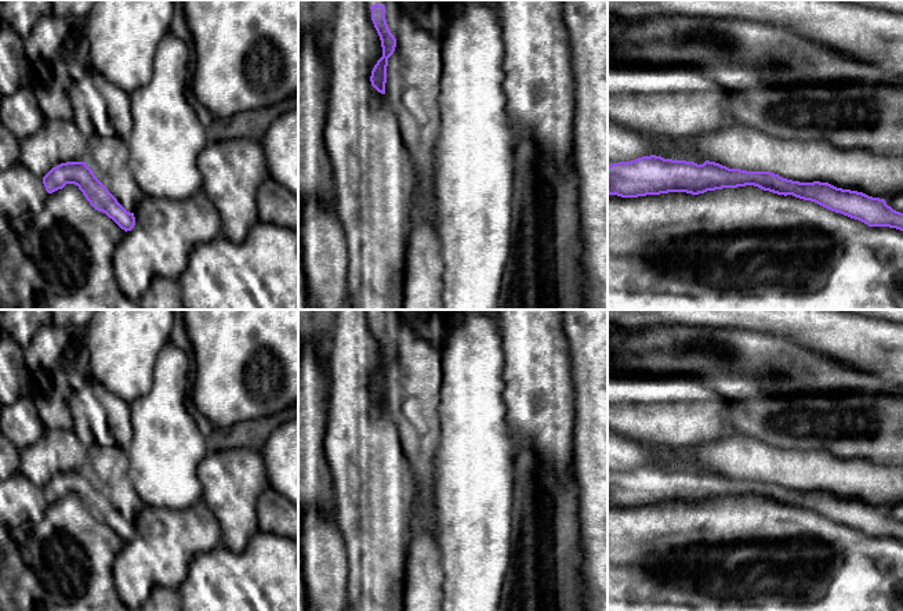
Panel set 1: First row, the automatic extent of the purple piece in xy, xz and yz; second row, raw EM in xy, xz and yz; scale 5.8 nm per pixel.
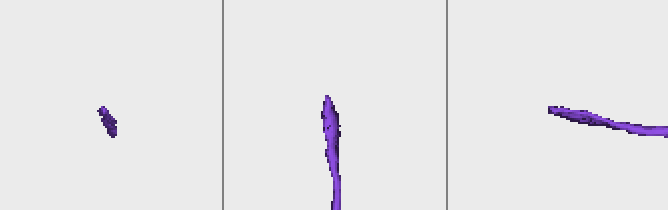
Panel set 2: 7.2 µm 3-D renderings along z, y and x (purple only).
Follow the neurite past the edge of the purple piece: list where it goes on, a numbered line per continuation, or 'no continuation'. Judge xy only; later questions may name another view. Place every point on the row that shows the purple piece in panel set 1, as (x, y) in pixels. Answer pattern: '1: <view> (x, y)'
no continuation

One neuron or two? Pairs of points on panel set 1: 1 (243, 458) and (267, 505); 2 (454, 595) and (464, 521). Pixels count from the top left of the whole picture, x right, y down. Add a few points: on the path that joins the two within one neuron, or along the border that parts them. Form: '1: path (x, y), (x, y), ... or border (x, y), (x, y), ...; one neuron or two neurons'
1: border (268, 485), (258, 496), (256, 505), (257, 525); two neurons
2: path (464, 577), (464, 539); one neuron

